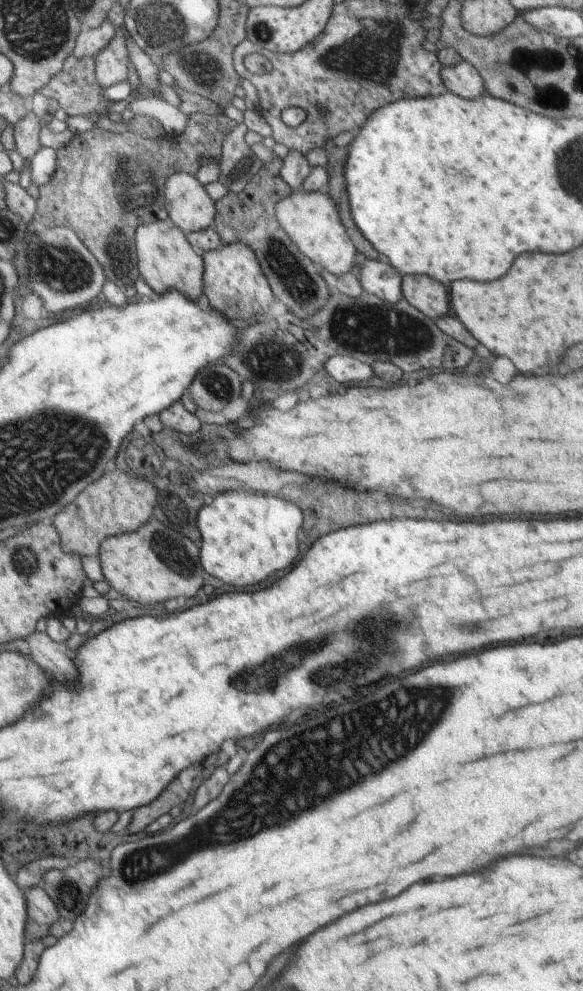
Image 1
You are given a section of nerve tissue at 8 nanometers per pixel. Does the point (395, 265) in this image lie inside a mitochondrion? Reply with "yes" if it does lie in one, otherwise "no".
no

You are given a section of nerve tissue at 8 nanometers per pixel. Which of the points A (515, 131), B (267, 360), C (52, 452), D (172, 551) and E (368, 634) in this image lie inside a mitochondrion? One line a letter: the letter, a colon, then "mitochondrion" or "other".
A: other
B: mitochondrion
C: mitochondrion
D: mitochondrion
E: mitochondrion

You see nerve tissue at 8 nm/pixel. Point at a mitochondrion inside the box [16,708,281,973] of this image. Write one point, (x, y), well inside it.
(66, 890)

